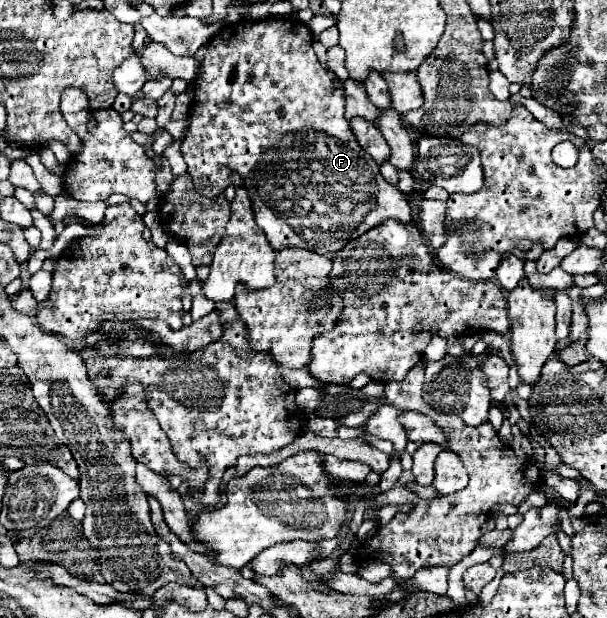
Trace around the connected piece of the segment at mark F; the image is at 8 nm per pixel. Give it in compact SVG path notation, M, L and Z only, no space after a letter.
M245 19L243 25L237 23L237 25L223 27L206 45L206 48L207 54L200 66L202 73L195 81L194 101L192 101L189 109L188 116L192 117L189 118L189 133L183 141L183 145L181 145L181 153L183 153L183 159L187 161L189 175L193 179L193 185L195 185L197 193L201 193L205 197L219 197L229 185L245 187L251 201L253 201L253 205L255 205L255 209L261 211L261 213L255 213L255 217L259 221L259 227L265 231L267 241L273 247L273 251L279 251L279 249L285 249L285 247L301 247L301 249L315 251L319 255L329 255L329 253L335 253L335 251L343 249L349 241L357 239L359 235L367 233L369 229L377 227L379 223L383 223L389 217L397 217L403 223L413 221L411 207L409 207L405 195L397 187L389 185L383 179L383 175L379 171L379 165L357 143L357 139L355 139L355 135L349 127L349 121L343 115L345 113L343 83L337 79L337 97L335 97L335 75L321 67L321 63L319 63L319 59L313 51L313 35L311 35L307 25L303 25L295 19L293 19L293 25L291 25L291 19L263 19L263 21Z

